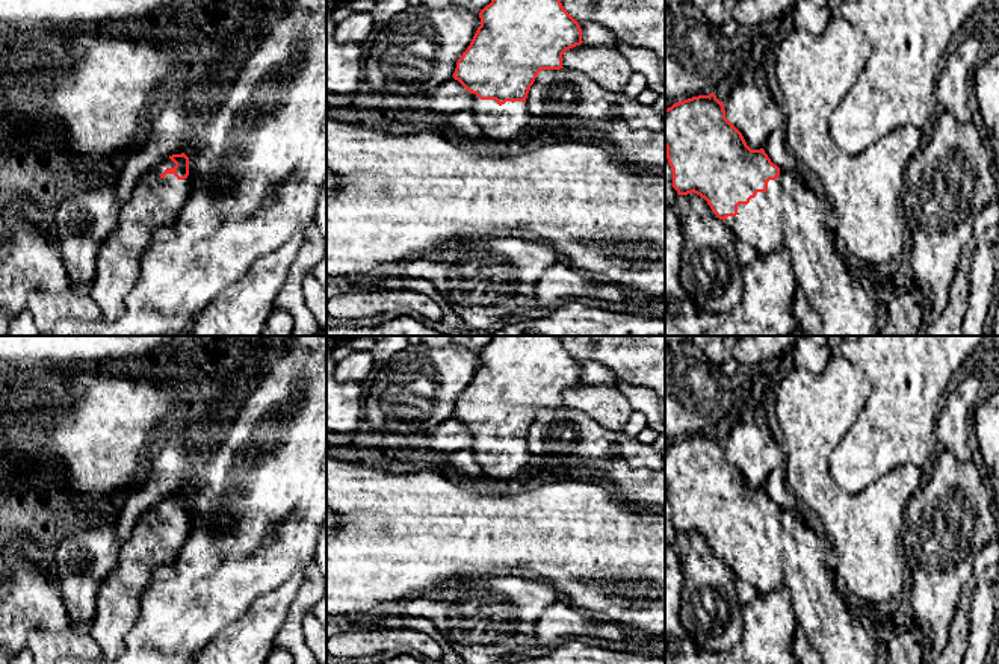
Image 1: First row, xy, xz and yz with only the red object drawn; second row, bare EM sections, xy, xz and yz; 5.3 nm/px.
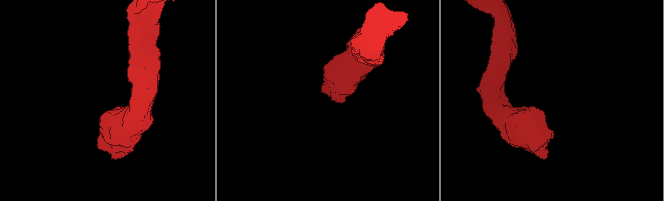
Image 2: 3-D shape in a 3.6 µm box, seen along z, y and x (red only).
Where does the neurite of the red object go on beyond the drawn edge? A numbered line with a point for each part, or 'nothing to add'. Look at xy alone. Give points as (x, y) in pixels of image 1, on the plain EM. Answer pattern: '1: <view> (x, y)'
1: xy (154, 540)

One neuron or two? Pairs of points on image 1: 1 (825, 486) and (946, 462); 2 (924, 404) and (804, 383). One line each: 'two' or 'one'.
1: two
2: two

